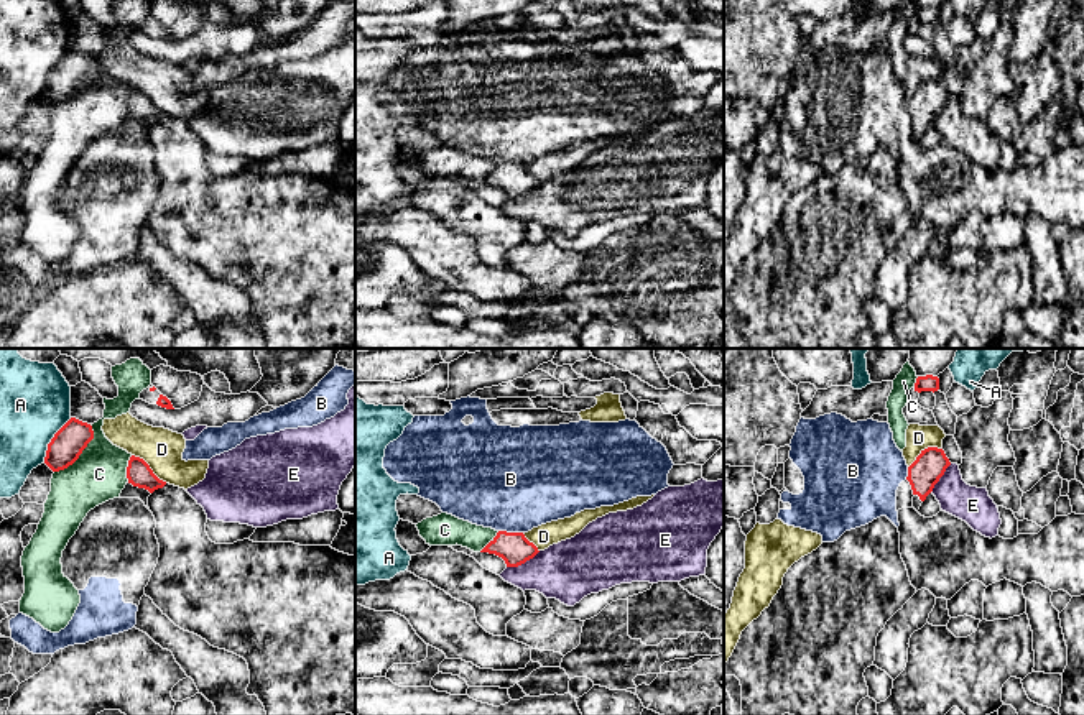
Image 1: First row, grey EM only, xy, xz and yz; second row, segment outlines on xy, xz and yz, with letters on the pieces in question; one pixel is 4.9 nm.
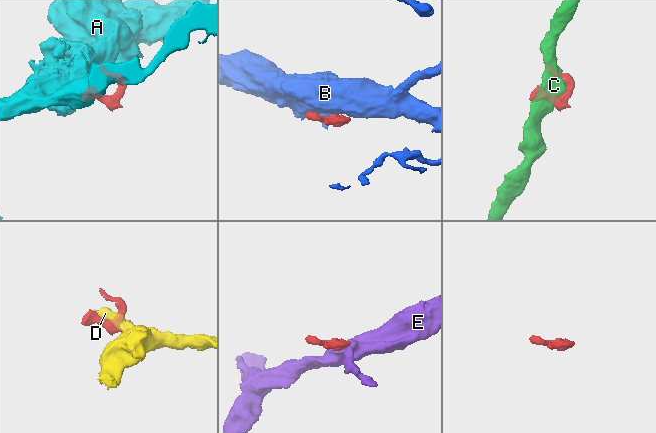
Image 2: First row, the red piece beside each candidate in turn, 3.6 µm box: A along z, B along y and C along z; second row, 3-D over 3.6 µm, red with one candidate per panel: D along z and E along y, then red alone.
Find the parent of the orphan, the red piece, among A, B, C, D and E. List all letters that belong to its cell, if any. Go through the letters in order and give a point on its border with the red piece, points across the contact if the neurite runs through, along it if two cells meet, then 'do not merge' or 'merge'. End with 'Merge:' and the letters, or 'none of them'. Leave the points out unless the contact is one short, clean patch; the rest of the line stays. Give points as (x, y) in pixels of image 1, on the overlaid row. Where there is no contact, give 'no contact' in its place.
A: xy (51, 439) | along xy (71, 418), (48, 444), (43, 461) | do not merge
B: xz (510, 533) | along xz (499, 530), (522, 533) | do not merge
C: xy (81, 452) | do not merge
D: xy (148, 467) | do not merge
E: xz (523, 562) | along xz (540, 551), (523, 562), (507, 567) | do not merge
Merge: none of them

